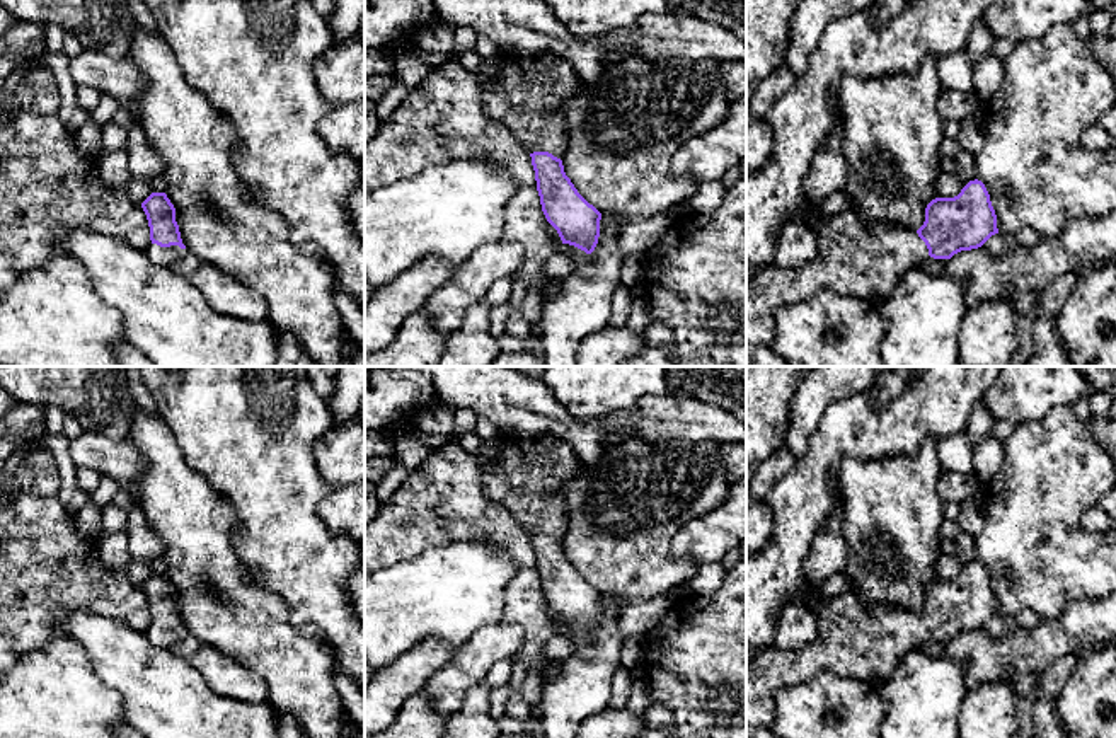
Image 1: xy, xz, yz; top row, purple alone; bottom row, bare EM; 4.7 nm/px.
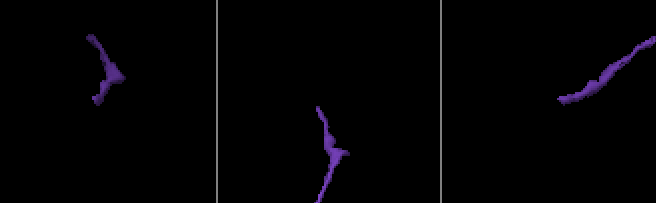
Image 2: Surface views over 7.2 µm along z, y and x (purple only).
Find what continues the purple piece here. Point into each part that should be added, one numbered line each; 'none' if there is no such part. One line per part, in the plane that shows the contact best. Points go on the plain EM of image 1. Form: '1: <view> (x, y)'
1: xy (164, 638)

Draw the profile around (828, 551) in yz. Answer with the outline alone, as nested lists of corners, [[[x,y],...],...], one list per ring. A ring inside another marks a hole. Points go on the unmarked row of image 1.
[[[837,508],[816,532],[804,562],[808,586],[818,586],[835,573],[843,573],[847,544],[842,532],[843,508]]]

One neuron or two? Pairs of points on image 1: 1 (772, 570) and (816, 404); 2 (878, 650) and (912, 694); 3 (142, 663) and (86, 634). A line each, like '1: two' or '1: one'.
1: two
2: two
3: one

